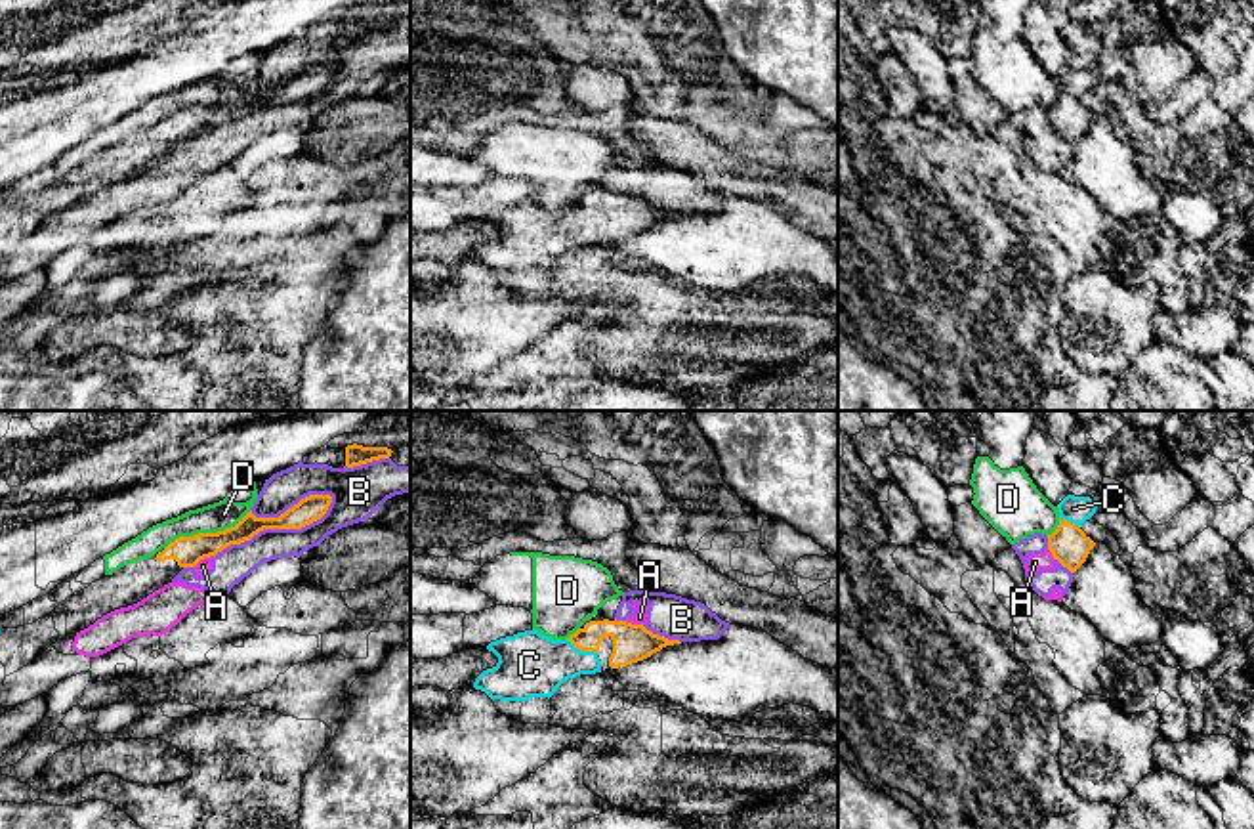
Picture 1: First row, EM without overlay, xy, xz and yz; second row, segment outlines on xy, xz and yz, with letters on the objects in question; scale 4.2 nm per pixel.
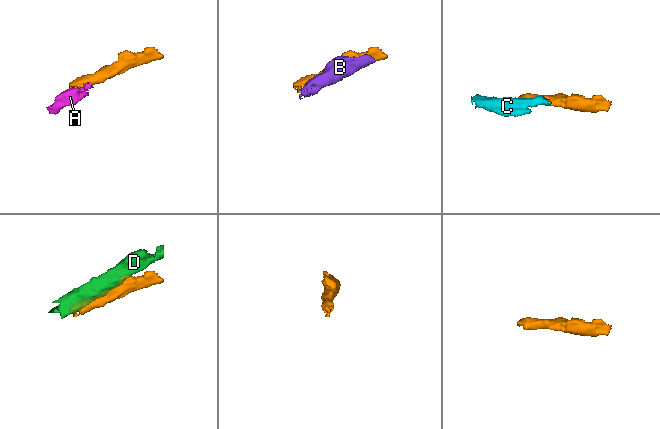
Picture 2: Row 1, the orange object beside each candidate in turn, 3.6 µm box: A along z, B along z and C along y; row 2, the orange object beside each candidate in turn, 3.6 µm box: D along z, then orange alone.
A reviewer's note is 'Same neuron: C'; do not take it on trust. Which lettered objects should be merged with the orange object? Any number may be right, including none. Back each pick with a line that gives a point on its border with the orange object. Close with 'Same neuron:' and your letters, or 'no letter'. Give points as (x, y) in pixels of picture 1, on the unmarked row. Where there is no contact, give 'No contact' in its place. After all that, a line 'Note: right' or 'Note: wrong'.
C: Touches orange at xz (583, 222)
Same neuron: C
Note: right

